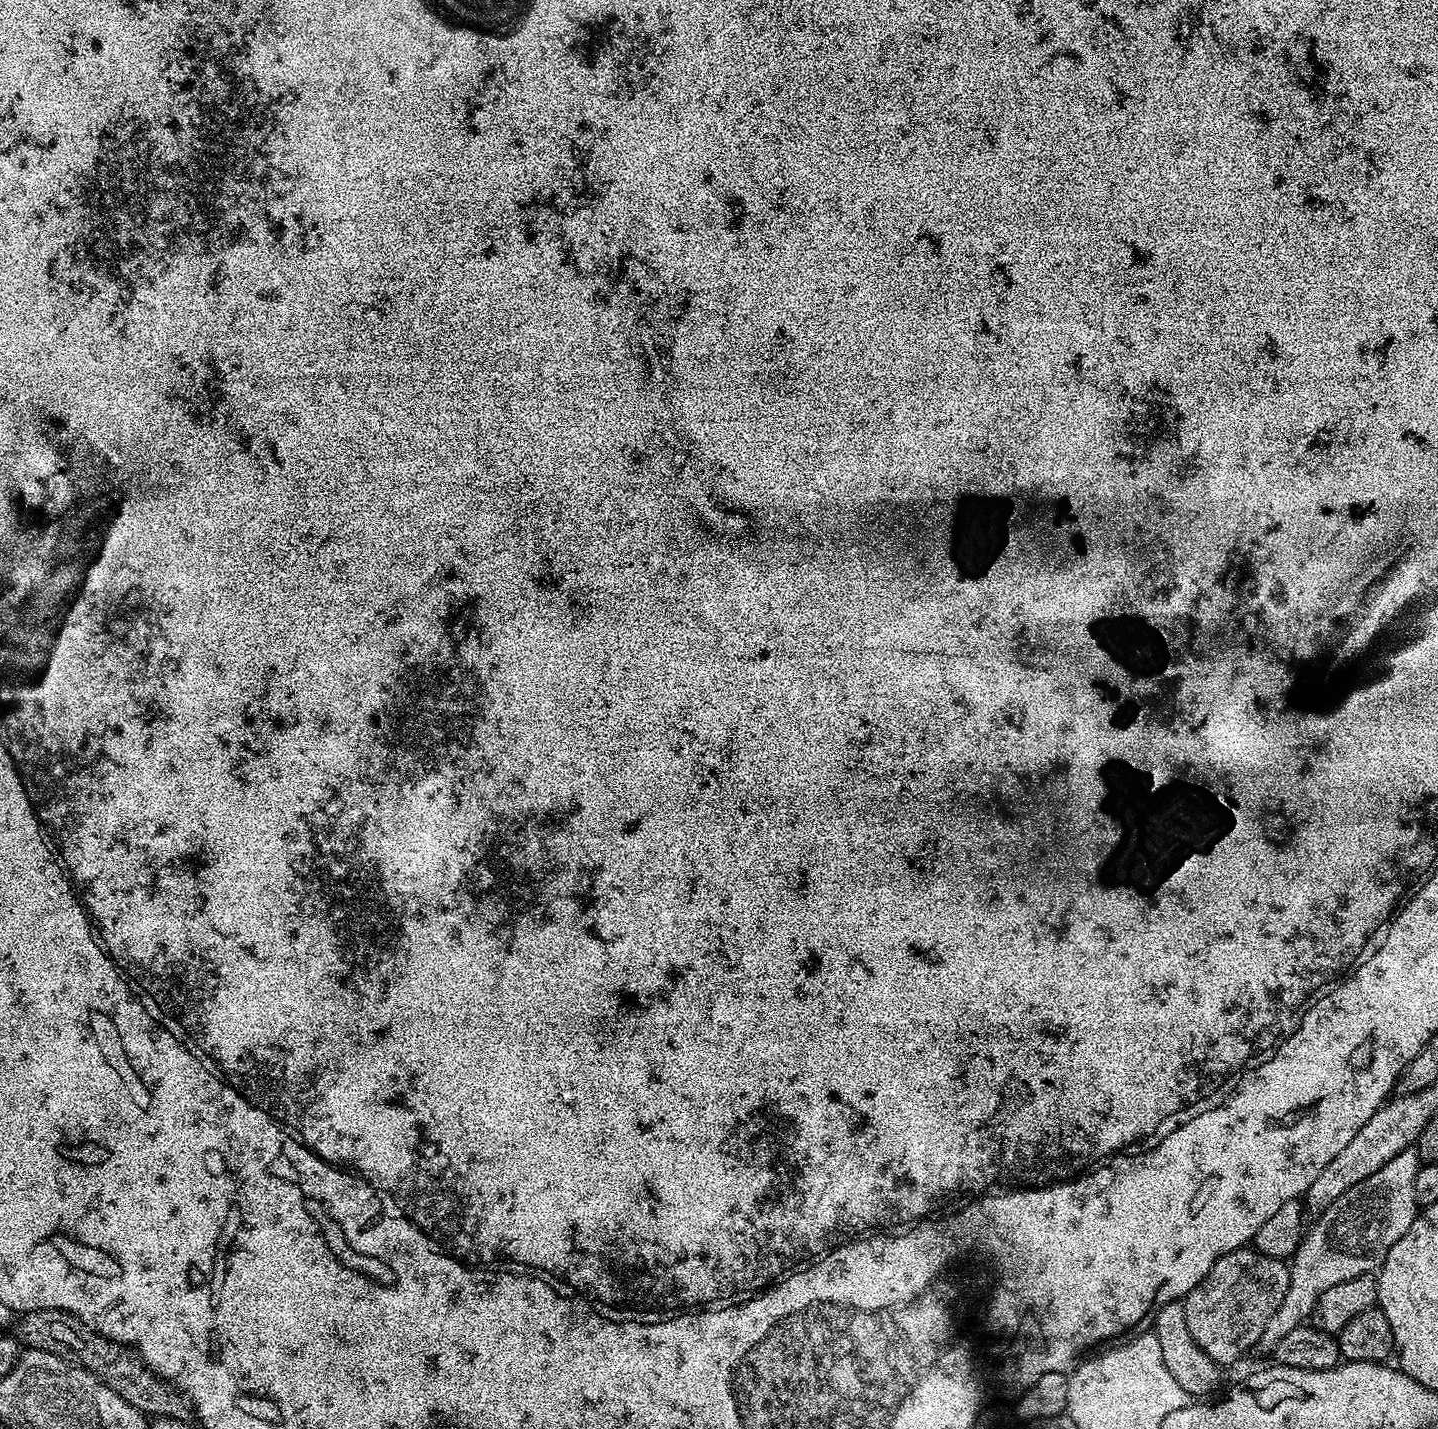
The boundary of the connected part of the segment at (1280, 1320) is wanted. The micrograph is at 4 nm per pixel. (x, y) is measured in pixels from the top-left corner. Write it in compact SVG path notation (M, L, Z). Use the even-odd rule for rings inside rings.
M1415 1147L1402 1150L1390 1162L1382 1166L1382 1170L1374 1170L1370 1178L1358 1182L1342 1198L1335 1200L1329 1208L1319 1213L1315 1217L1316 1225L1307 1229L1306 1235L1300 1242L1300 1249L1296 1255L1291 1257L1290 1267L1290 1286L1286 1290L1284 1304L1266 1322L1266 1330L1262 1330L1262 1338L1259 1347L1274 1350L1290 1330L1301 1327L1311 1317L1313 1310L1316 1309L1318 1298L1330 1290L1330 1286L1338 1286L1338 1282L1346 1282L1346 1278L1358 1278L1375 1273L1384 1265L1386 1254L1390 1254L1390 1246L1410 1230L1410 1226L1415 1222L1418 1215L1418 1205L1414 1198L1414 1174L1418 1174L1422 1161L1416 1153Z

